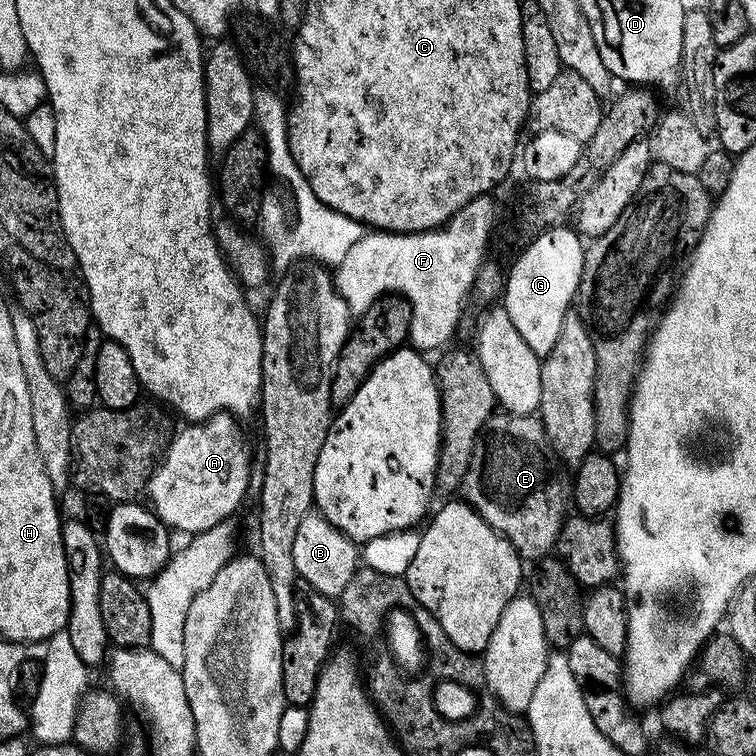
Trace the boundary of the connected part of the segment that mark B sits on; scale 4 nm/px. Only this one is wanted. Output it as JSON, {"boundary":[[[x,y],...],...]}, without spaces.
{"boundary":[[[313,510],[306,514],[306,518],[302,518],[302,523],[298,526],[298,534],[294,538],[294,570],[297,577],[310,582],[310,586],[314,586],[314,590],[319,590],[321,594],[333,598],[340,597],[342,590],[346,590],[350,578],[354,578],[361,560],[362,556],[358,551],[357,541],[351,540],[345,532],[333,526],[321,512]]]}

